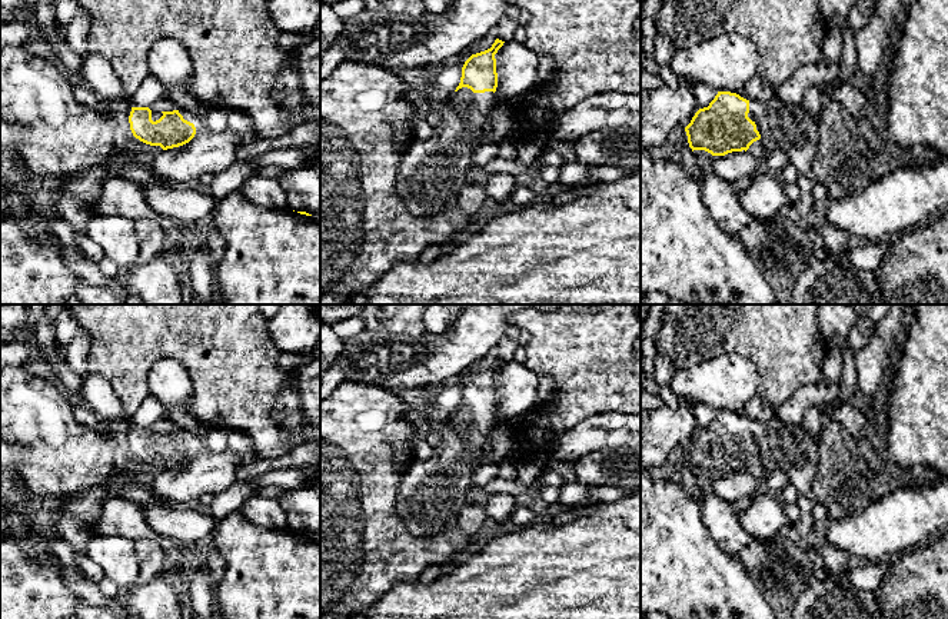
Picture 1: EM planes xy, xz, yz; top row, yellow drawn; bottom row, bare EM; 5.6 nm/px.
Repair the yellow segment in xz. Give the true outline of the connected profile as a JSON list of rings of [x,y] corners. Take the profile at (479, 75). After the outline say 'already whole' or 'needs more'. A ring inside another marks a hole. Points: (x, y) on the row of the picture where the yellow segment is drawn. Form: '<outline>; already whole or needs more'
[[[496,39],[490,49],[472,54],[462,67],[460,83],[455,91],[462,87],[468,87],[473,91],[472,109],[469,113],[459,114],[449,109],[446,103],[438,106],[432,127],[432,136],[423,142],[413,142],[400,159],[396,170],[396,192],[405,202],[408,210],[419,219],[433,219],[453,207],[458,207],[458,197],[463,184],[468,180],[468,170],[473,166],[473,150],[480,146],[483,132],[489,129],[488,113],[493,106],[512,106],[512,101],[496,93],[498,73],[495,54],[503,46],[505,41]]]; needs more

